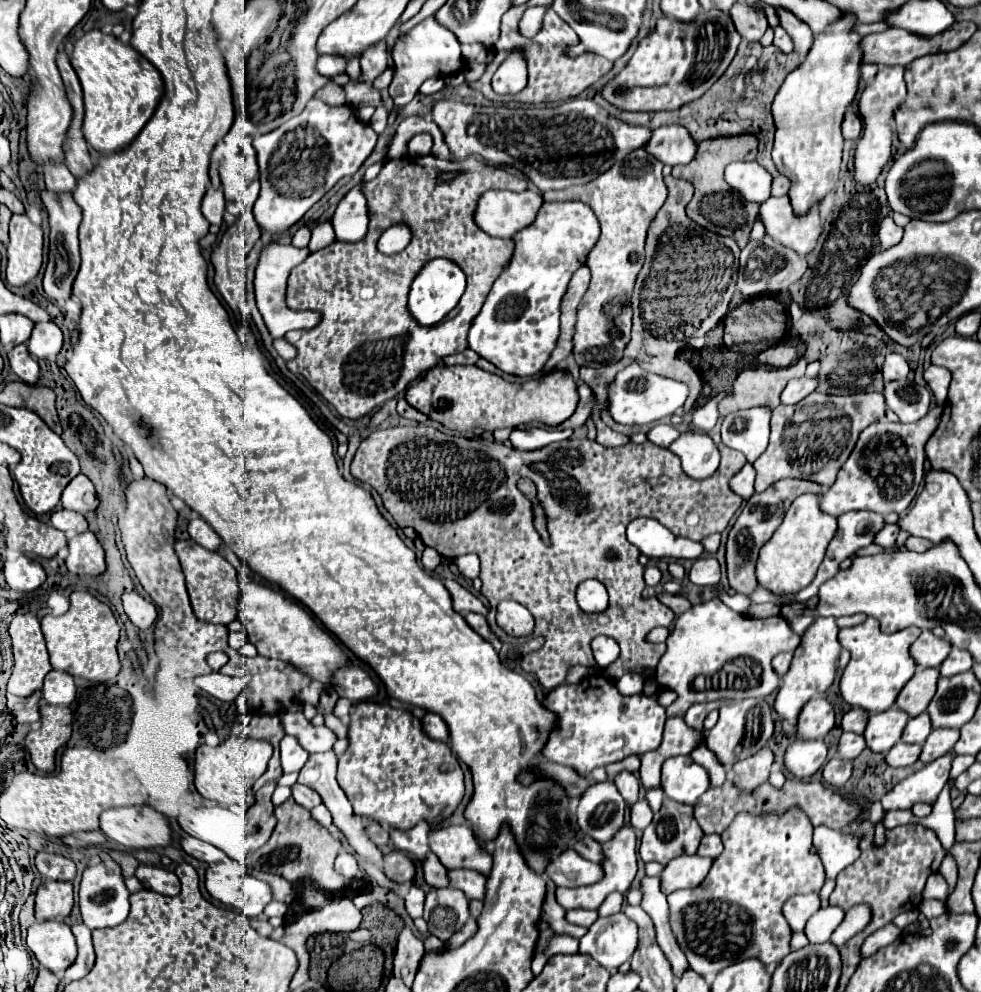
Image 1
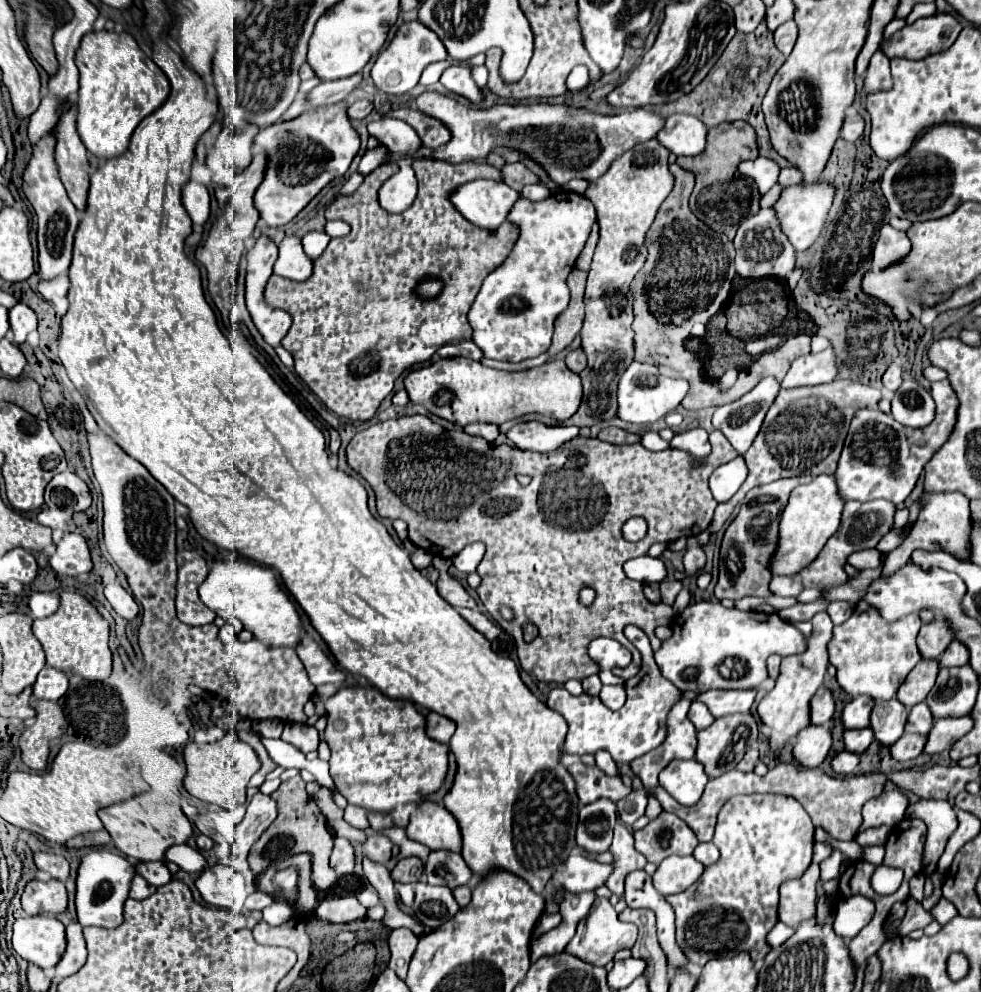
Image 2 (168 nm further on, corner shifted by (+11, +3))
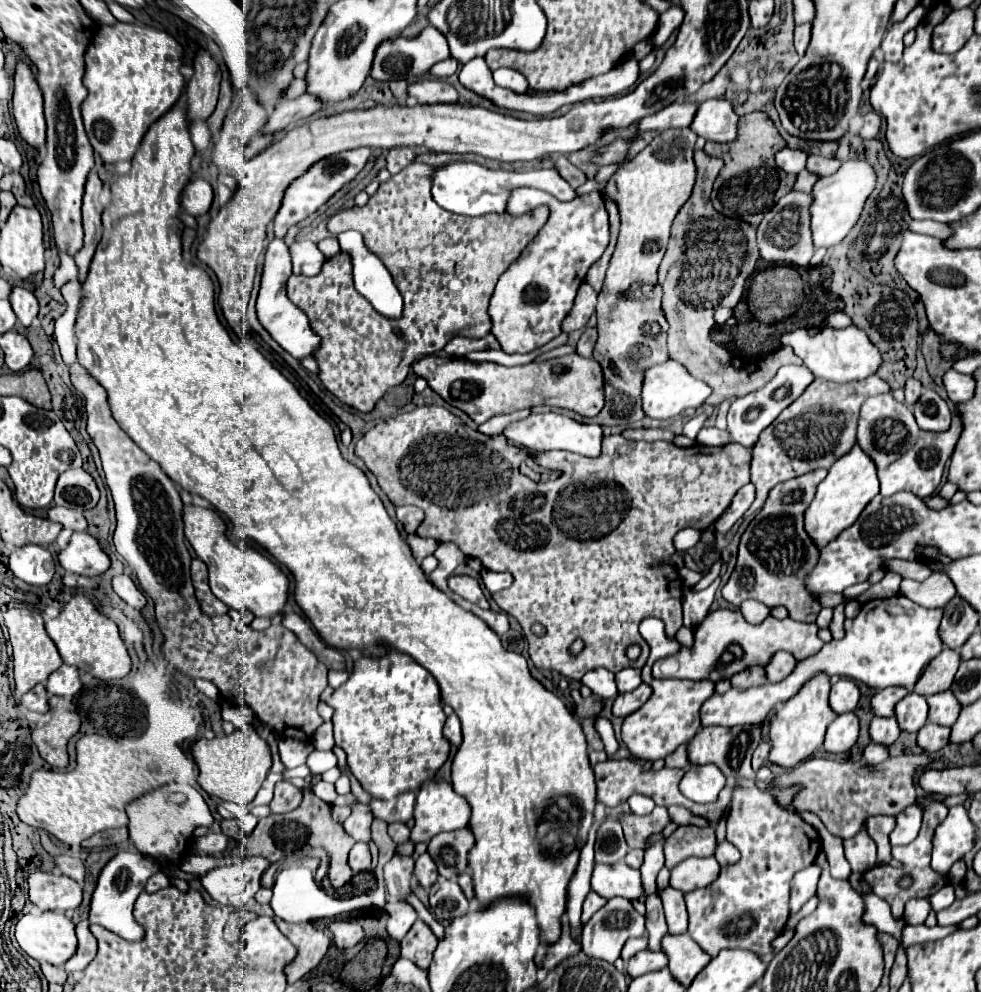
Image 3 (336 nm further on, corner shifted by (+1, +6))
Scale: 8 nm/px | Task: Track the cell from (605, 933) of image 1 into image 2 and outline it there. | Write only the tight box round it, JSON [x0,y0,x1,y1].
[565,897,637,967]

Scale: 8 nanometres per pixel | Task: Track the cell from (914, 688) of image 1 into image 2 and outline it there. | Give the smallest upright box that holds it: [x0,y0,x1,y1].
[897,659,939,707]

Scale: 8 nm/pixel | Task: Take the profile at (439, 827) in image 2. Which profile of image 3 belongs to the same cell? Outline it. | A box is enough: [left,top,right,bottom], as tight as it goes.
[411,780,469,842]

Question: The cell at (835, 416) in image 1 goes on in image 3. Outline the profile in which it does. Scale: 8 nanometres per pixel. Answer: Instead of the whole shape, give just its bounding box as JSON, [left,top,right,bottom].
[743,376,891,518]

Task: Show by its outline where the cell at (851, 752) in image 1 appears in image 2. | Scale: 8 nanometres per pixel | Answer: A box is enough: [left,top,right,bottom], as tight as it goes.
[845,727,875,753]

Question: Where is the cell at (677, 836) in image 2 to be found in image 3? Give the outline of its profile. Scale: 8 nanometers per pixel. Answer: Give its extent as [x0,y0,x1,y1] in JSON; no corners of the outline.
[665,826,715,868]

